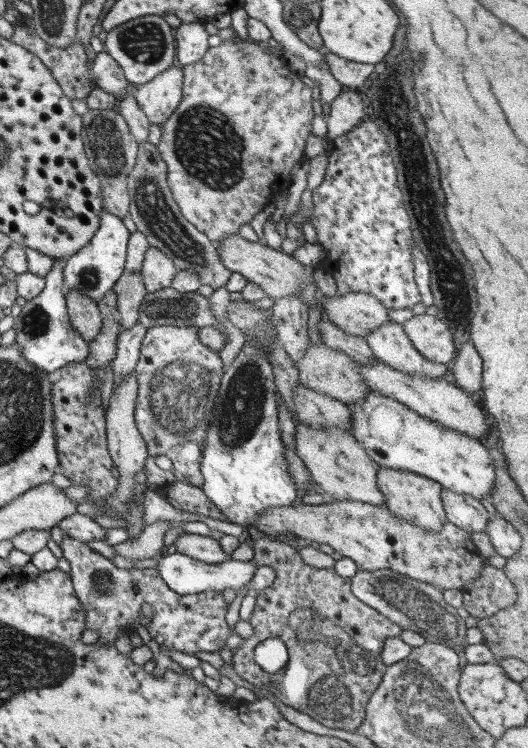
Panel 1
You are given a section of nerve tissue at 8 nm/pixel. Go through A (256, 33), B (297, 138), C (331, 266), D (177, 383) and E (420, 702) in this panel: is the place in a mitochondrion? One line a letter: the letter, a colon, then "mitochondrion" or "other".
A: other
B: other
C: other
D: mitochondrion
E: mitochondrion

